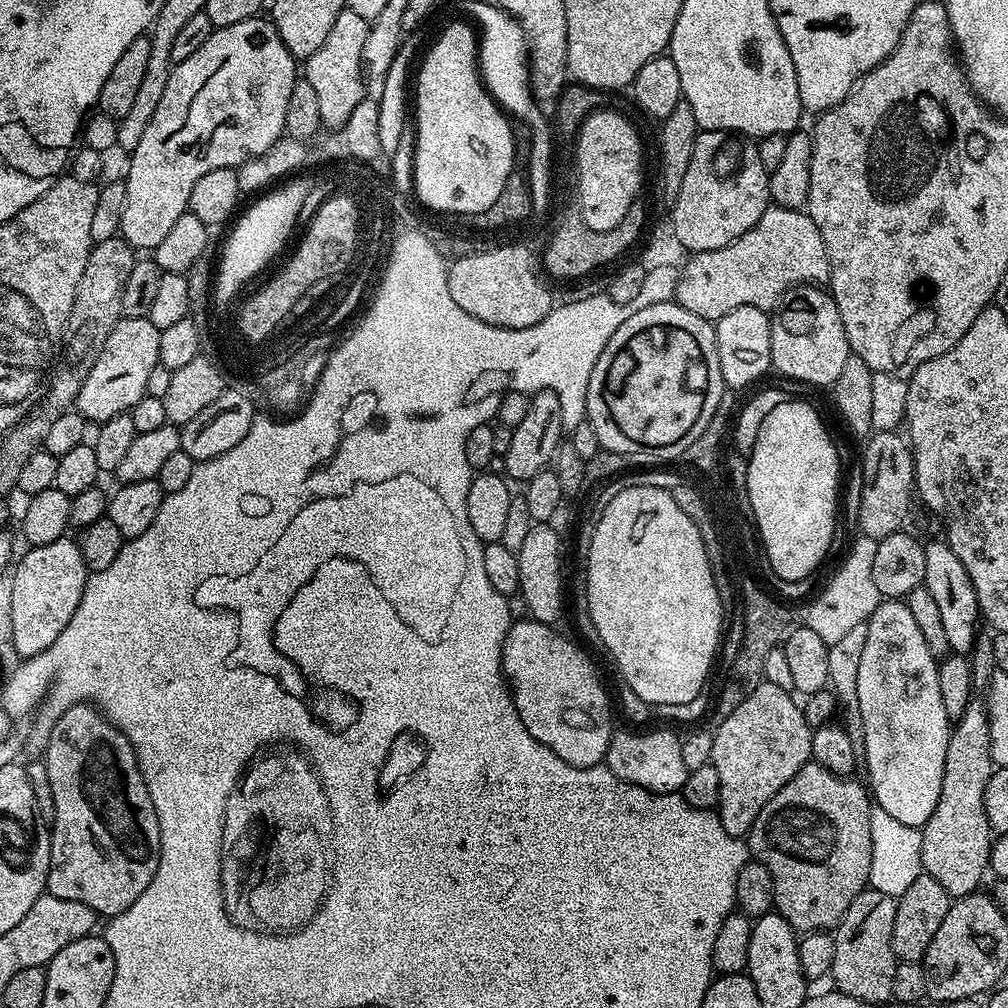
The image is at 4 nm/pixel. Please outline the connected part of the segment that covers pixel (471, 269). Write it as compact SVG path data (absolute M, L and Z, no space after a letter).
M504 249L504 252L482 256L477 260L461 261L453 259L448 269L452 278L450 298L458 302L466 314L486 322L490 326L503 328L525 328L542 322L546 314L554 307L553 293L541 291L532 277L532 264L529 264L527 252L519 249Z

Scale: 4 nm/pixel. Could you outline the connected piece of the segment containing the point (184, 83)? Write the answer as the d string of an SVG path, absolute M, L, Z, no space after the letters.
M253 18L215 29L186 62L175 65L141 142L130 153L129 180L123 181L126 206L119 230L122 239L134 250L156 249L174 222L188 211L190 190L194 190L194 182L202 174L219 168L237 169L274 146L285 135L286 102L290 102L290 90L294 90L296 79L298 61L286 50L275 24L268 18Z

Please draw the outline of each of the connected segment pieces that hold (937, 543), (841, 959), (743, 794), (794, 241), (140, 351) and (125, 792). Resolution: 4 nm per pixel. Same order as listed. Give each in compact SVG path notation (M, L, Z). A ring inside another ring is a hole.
M943 539L927 541L924 544L926 554L926 578L923 587L930 590L936 600L938 610L944 623L946 642L949 649L956 654L971 653L976 645L978 629L982 617L978 606L978 594L974 594L974 582L970 582L970 574L966 574L966 566L958 562L958 554Z
M871 886L864 889L850 902L846 914L834 929L834 962L830 973L835 991L850 994L850 998L862 998L862 1002L874 1002L884 1006L893 999L894 970L898 963L894 954L894 914L897 897L882 894Z
M761 682L751 694L742 698L734 714L719 721L715 725L717 728L712 732L714 750L710 763L714 766L714 770L718 770L720 783L718 815L726 834L731 836L747 837L754 818L758 818L762 806L766 806L766 802L770 802L770 798L774 798L774 794L778 794L778 790L782 790L782 786L786 786L786 782L790 782L790 778L794 778L794 774L798 774L798 770L802 770L802 766L812 760L814 728L805 718L803 707L798 700L796 704L797 697L787 687L784 689L780 684L768 683Z
M769 206L730 246L722 250L693 252L684 268L679 269L675 303L703 320L718 321L738 306L754 306L772 310L783 301L786 293L802 284L823 285L828 278L828 255L818 234L818 226L807 211L798 208Z
M121 318L114 330L110 330L110 338L106 338L94 366L90 366L86 374L86 382L82 382L82 388L78 390L75 411L88 422L103 422L131 413L132 407L148 395L146 381L150 370L160 363L159 337L160 329L154 326L154 322L146 318Z
M91 703L73 704L51 725L52 733L48 736L48 749L42 753L42 759L46 770L50 774L50 790L54 794L54 814L50 821L50 870L48 871L47 895L54 898L66 898L70 902L82 902L82 906L90 906L90 910L96 912L97 917L111 918L122 914L150 886L154 874L158 870L160 861L160 831L158 830L158 814L154 810L154 802L150 802L150 790L146 790L146 782L142 778L142 770L138 766L138 758L134 746L112 724L112 721L97 710Z

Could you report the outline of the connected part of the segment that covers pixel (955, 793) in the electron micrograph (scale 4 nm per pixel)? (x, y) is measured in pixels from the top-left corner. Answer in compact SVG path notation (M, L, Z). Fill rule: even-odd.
M973 698L969 701L964 713L960 715L959 720L951 725L948 733L948 745L946 746L946 766L942 774L942 794L938 794L938 806L934 806L934 814L930 814L930 818L924 823L922 829L922 869L930 878L942 882L942 890L946 890L949 896L953 898L957 896L968 896L970 893L977 891L983 885L980 883L984 880L984 871L987 873L990 868L994 833L990 822L986 818L984 799L986 798L986 782L990 782L993 771L994 765L992 763L992 755L990 754L990 718L988 717L988 705L983 699Z

